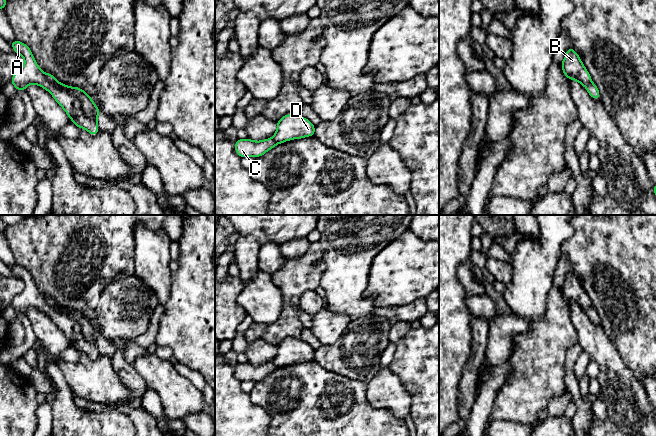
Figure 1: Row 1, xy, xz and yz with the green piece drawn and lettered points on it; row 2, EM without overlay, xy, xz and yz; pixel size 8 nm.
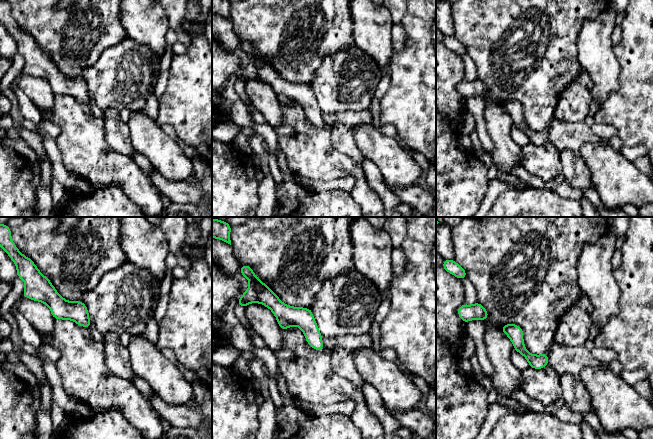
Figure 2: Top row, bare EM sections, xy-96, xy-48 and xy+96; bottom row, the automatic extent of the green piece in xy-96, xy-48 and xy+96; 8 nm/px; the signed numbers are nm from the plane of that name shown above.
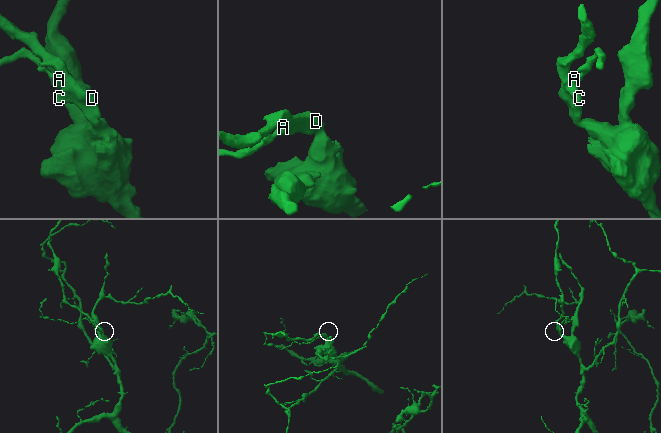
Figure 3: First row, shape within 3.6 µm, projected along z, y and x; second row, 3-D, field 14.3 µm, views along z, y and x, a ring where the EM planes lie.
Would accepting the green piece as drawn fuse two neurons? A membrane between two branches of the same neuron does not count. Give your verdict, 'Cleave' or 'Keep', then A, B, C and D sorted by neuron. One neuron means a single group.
Cleave. Groups: A C / B D

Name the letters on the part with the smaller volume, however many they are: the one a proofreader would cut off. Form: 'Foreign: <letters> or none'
Foreign: B, D

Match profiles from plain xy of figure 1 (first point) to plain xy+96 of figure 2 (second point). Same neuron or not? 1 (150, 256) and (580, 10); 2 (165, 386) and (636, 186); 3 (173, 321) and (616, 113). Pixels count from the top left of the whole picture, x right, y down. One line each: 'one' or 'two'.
1: two
2: one
3: one

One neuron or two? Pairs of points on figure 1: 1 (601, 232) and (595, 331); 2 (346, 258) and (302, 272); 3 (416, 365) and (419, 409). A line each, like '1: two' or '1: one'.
1: two
2: two
3: one

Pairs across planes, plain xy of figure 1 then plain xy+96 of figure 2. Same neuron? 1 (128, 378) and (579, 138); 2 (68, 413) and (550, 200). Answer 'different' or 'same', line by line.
1: different
2: same

